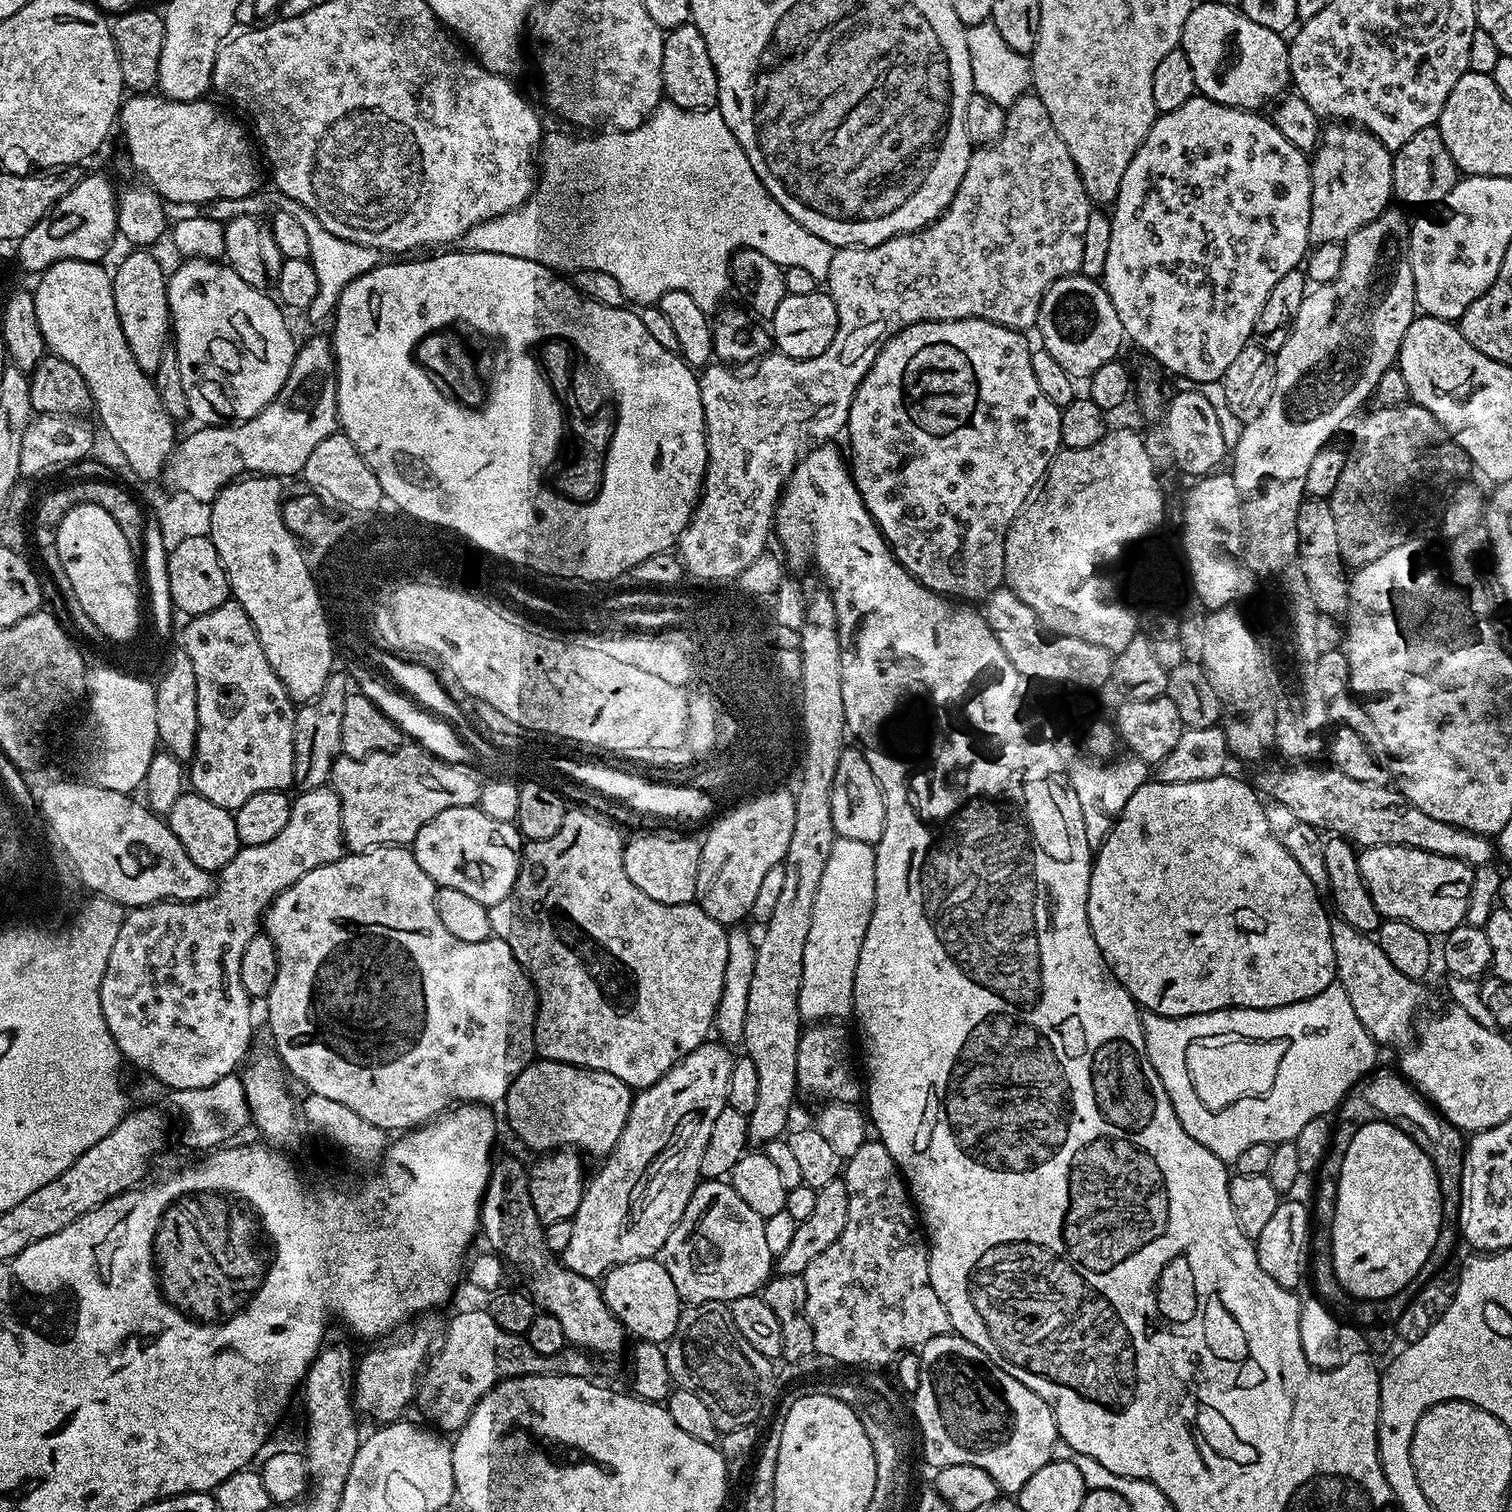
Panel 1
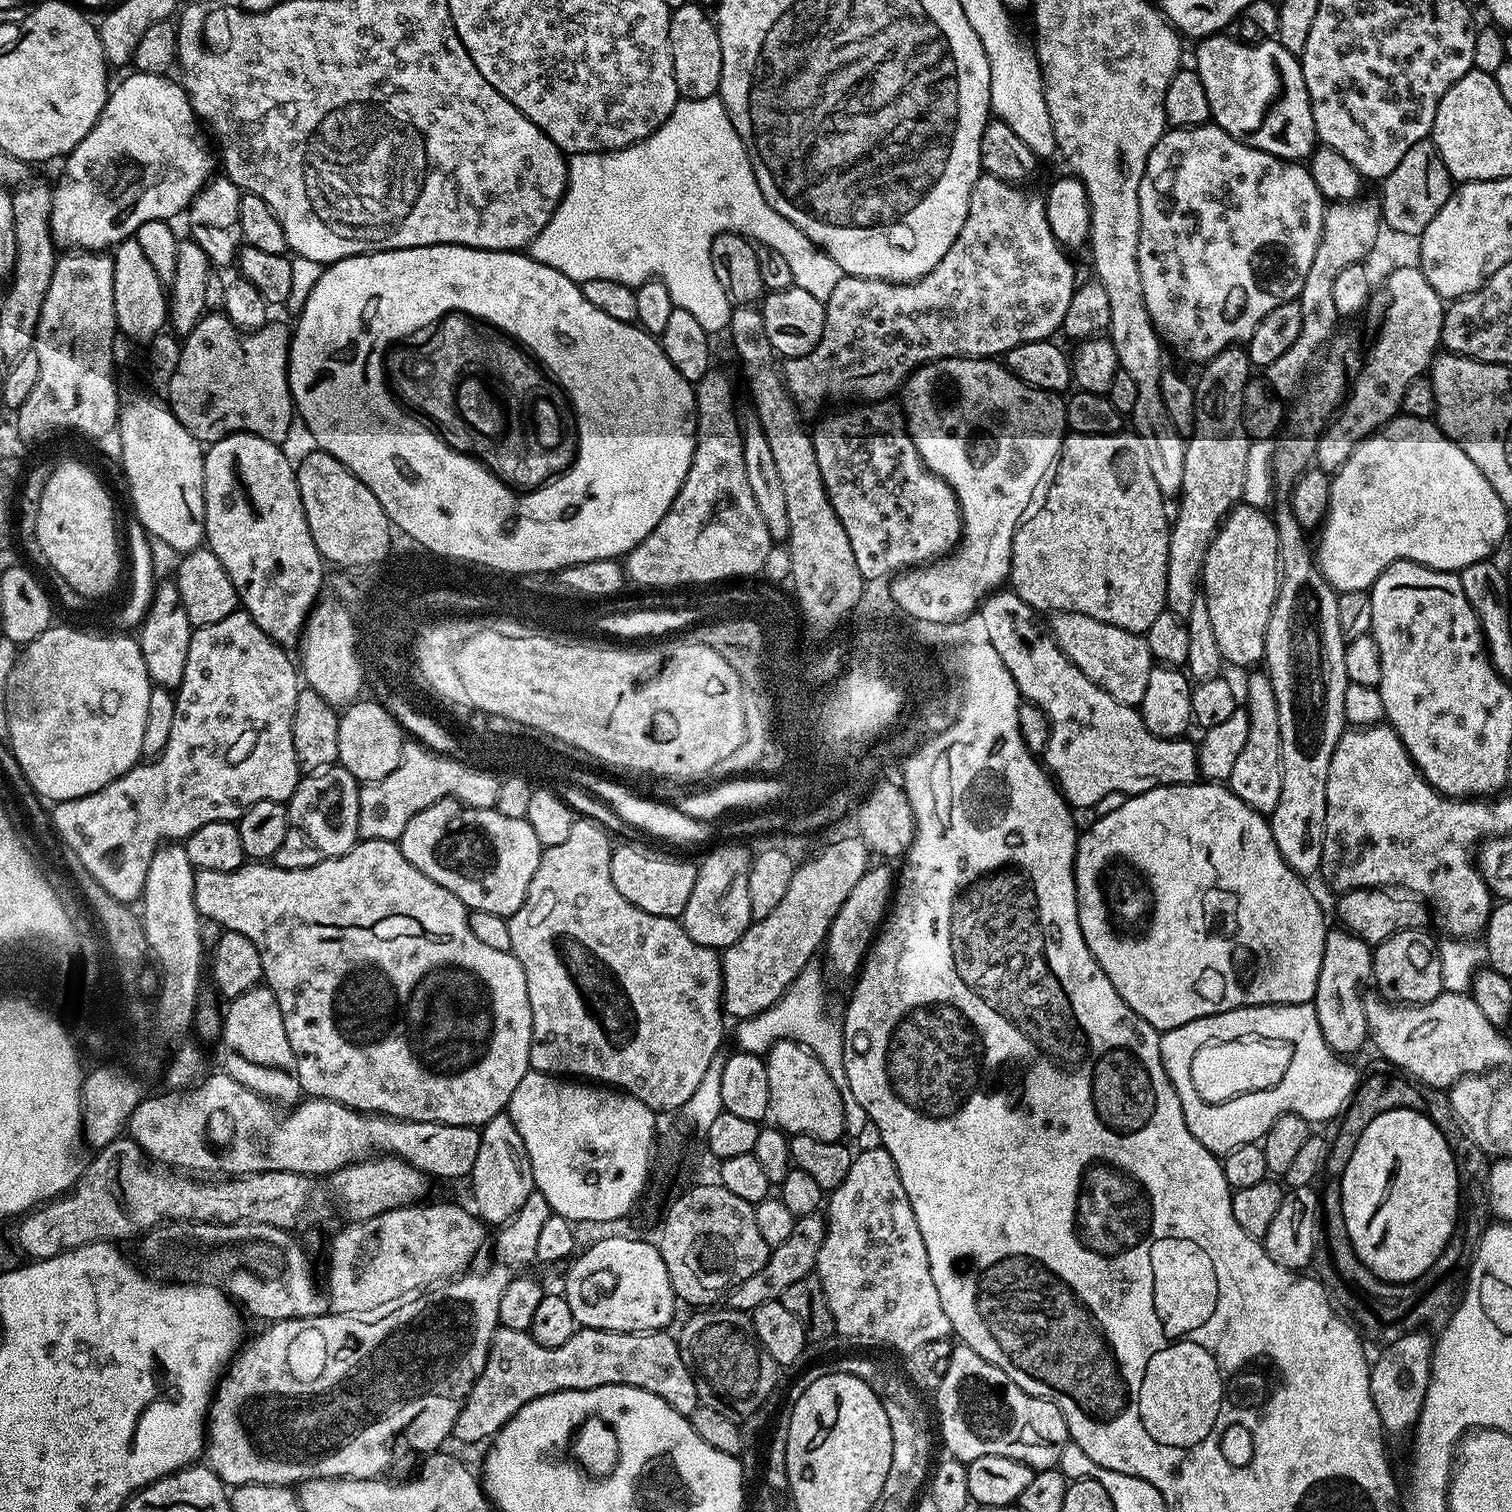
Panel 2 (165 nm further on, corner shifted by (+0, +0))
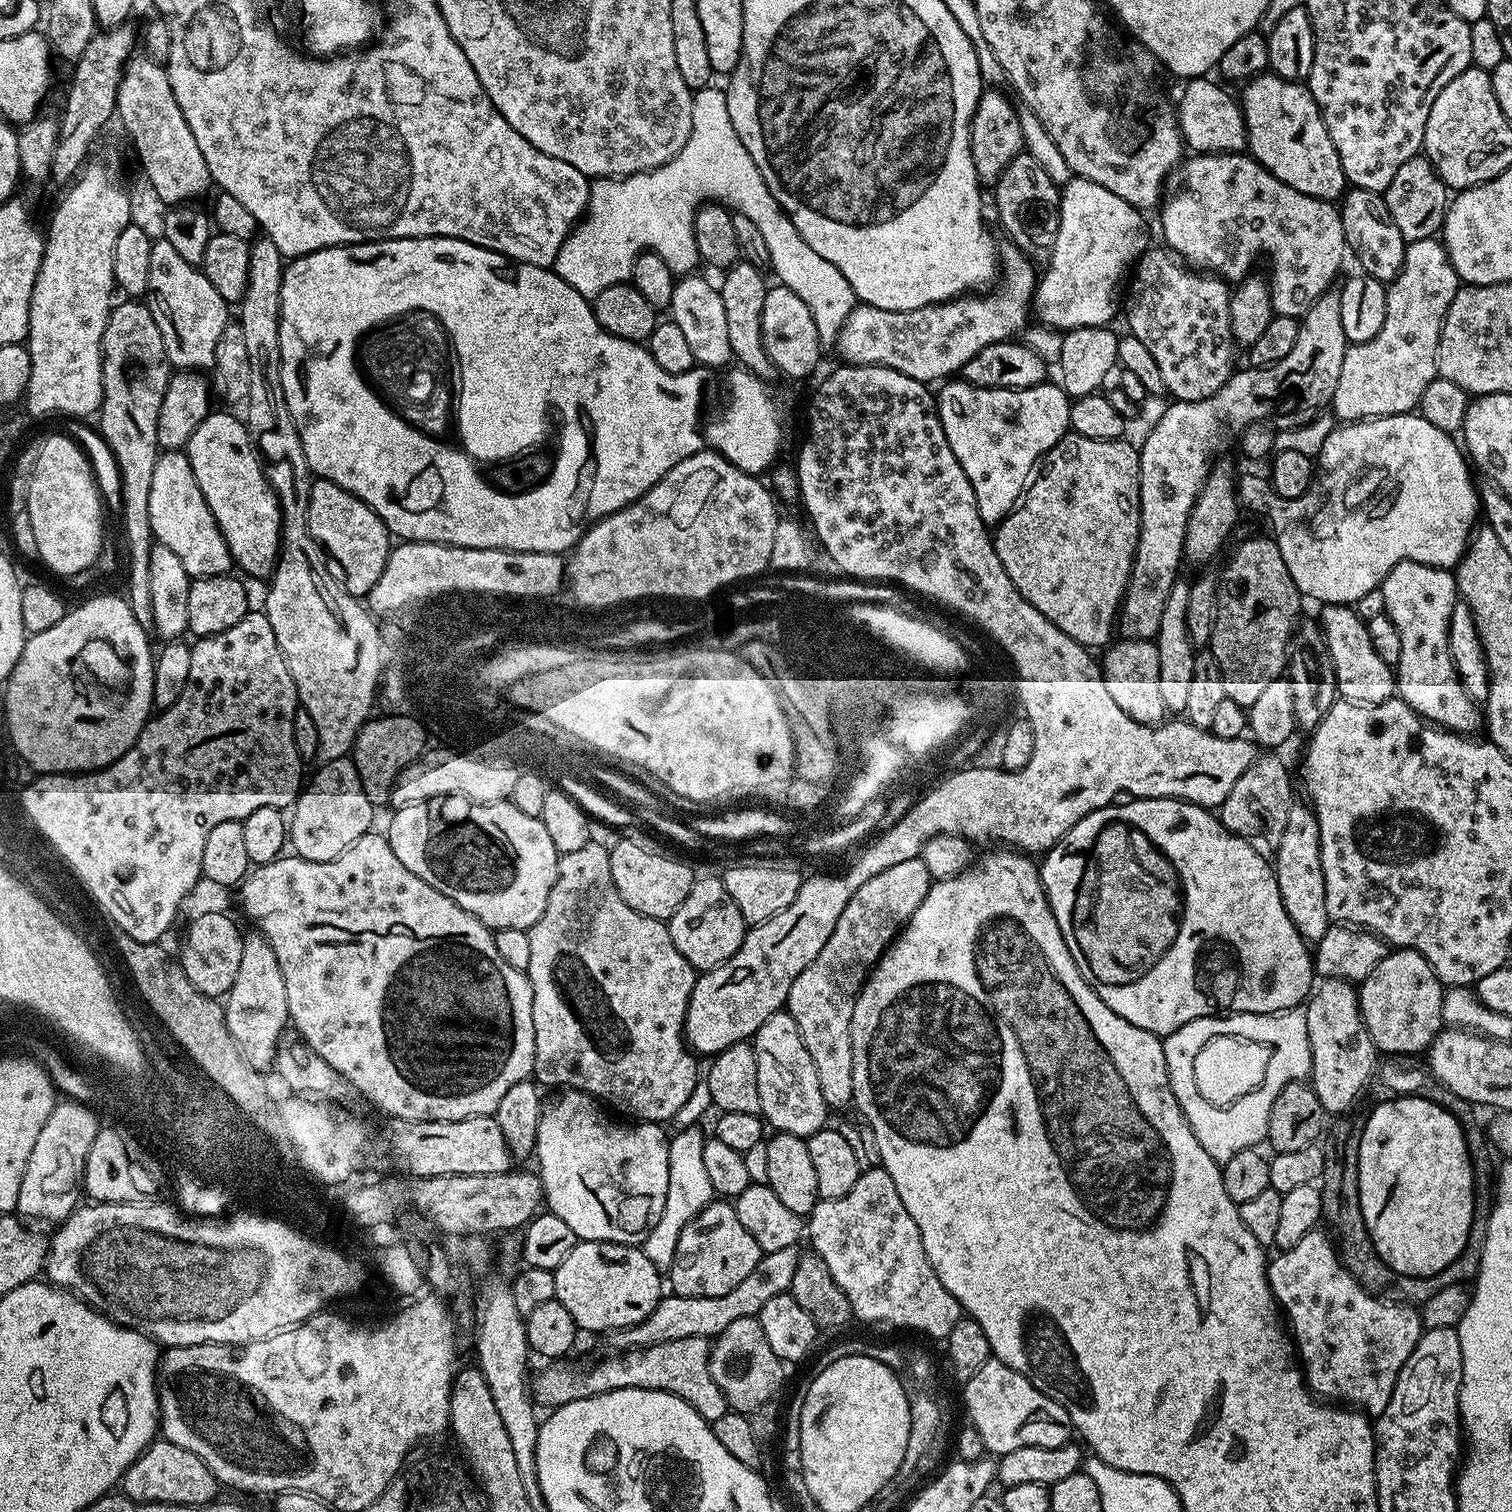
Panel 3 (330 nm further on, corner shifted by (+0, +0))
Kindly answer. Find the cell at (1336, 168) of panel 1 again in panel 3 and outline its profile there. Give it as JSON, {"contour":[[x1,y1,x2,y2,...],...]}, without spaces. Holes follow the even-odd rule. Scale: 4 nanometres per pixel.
{"contour":[[1333,286,1327,292,1323,292,1316,301,1308,308,1300,320,1300,329,1298,330,1298,342,1294,342,1294,347,1290,349,1290,354,1286,354,1286,358,1276,360,1269,364,1266,368,1254,368,1251,366,1244,366,1244,369,1233,371,1232,375,1228,377,1228,381,1220,388,1216,389,1215,394,1205,400,1177,400,1169,403,1169,408,1161,414,1156,420,1156,425,1148,432,1148,437,1145,438,1144,444,1139,445,1140,449,1140,533,1138,534,1138,546,1134,554,1134,562,1130,570,1130,578,1128,585,1124,591,1124,599,1118,609,1118,632,1125,640,1151,640,1155,641,1158,634,1158,626,1162,622,1162,610,1166,610,1166,598,1170,598,1170,590,1175,586,1178,577,1181,575,1180,564,1184,557,1184,538,1186,532,1186,522,1190,516,1190,510,1194,506,1194,502,1198,498,1198,494,1204,485,1204,479,1208,477,1208,470,1213,463,1214,457,1218,454,1215,452,1220,451,1226,440,1223,437,1224,431,1227,428,1233,428,1236,434,1249,428,1251,424,1258,424,1261,422,1271,421,1271,416,1276,416,1275,427,1280,430,1300,428,1313,419,1319,416,1331,405,1332,395,1334,394,1334,386,1338,386,1338,374,1342,374,1342,358,1348,349,1348,339,1342,330,1342,298,1340,297,1340,288]]}

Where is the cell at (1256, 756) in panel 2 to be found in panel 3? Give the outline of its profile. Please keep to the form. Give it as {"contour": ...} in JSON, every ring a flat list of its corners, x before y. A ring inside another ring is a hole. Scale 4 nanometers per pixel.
{"contour":[[1260,754,1248,767,1246,774,1234,782,1234,790,1218,809,1218,819,1229,832,1241,836,1261,856,1271,857,1282,842,1282,830,1286,830,1286,818,1292,808,1292,776,1276,754]]}

